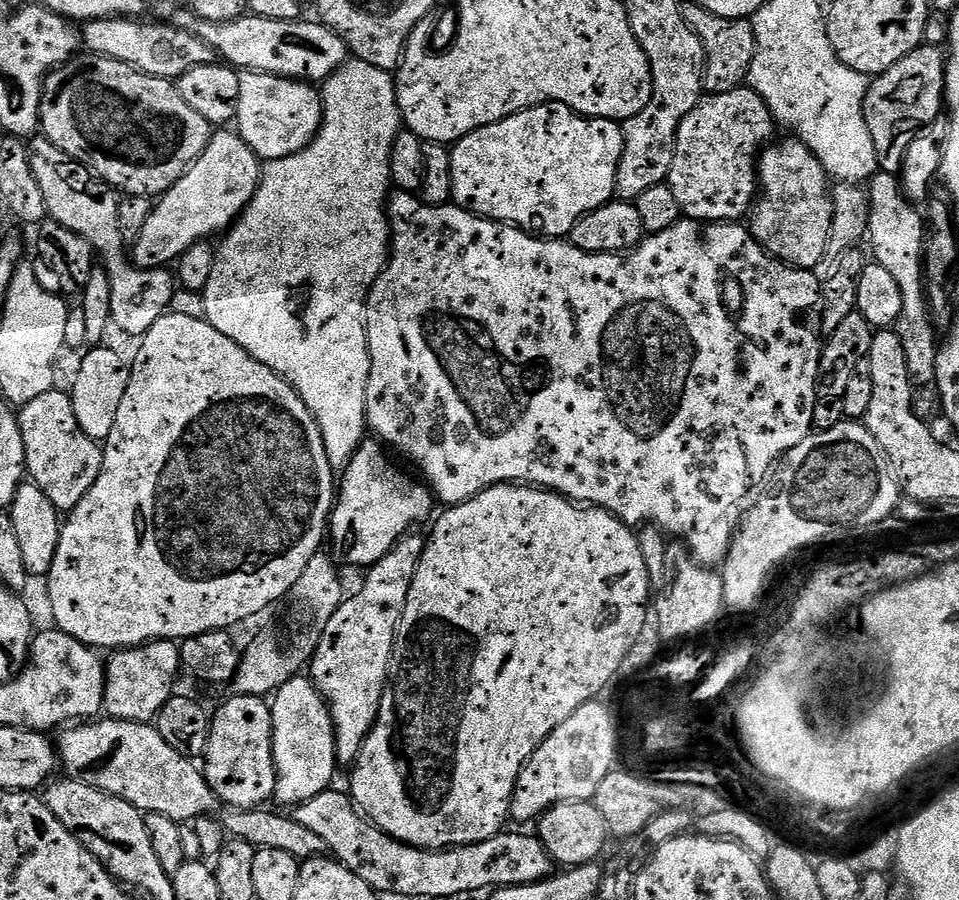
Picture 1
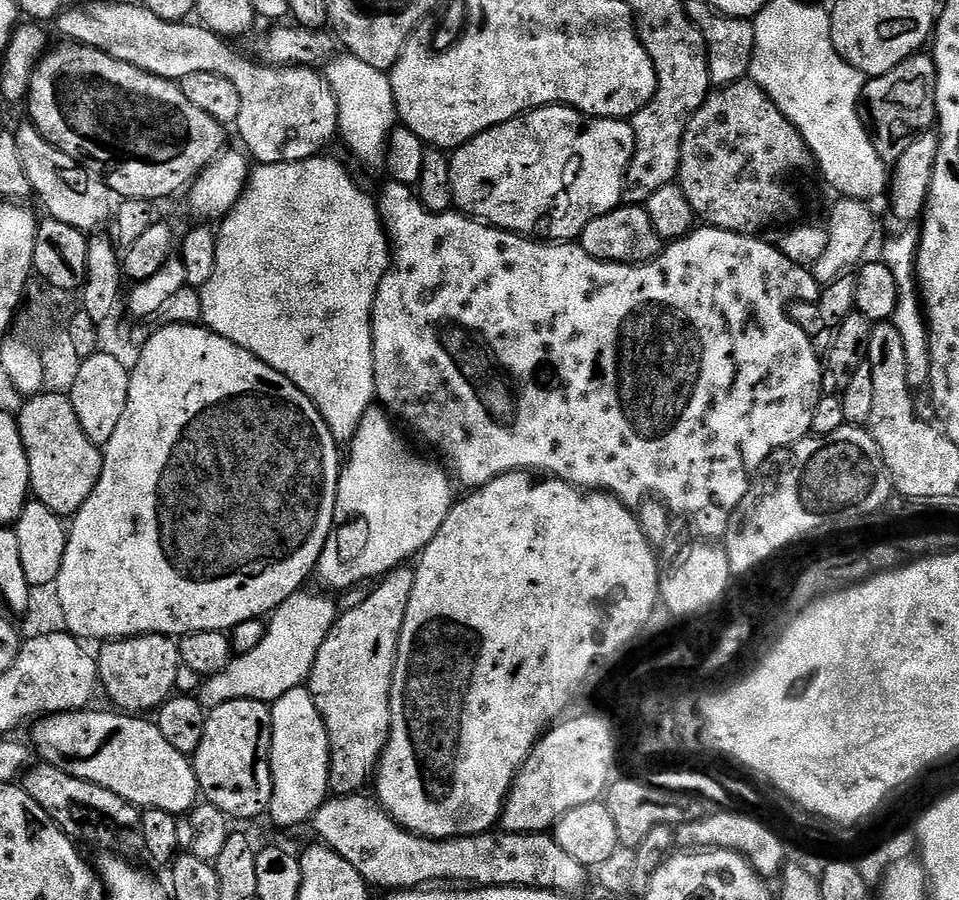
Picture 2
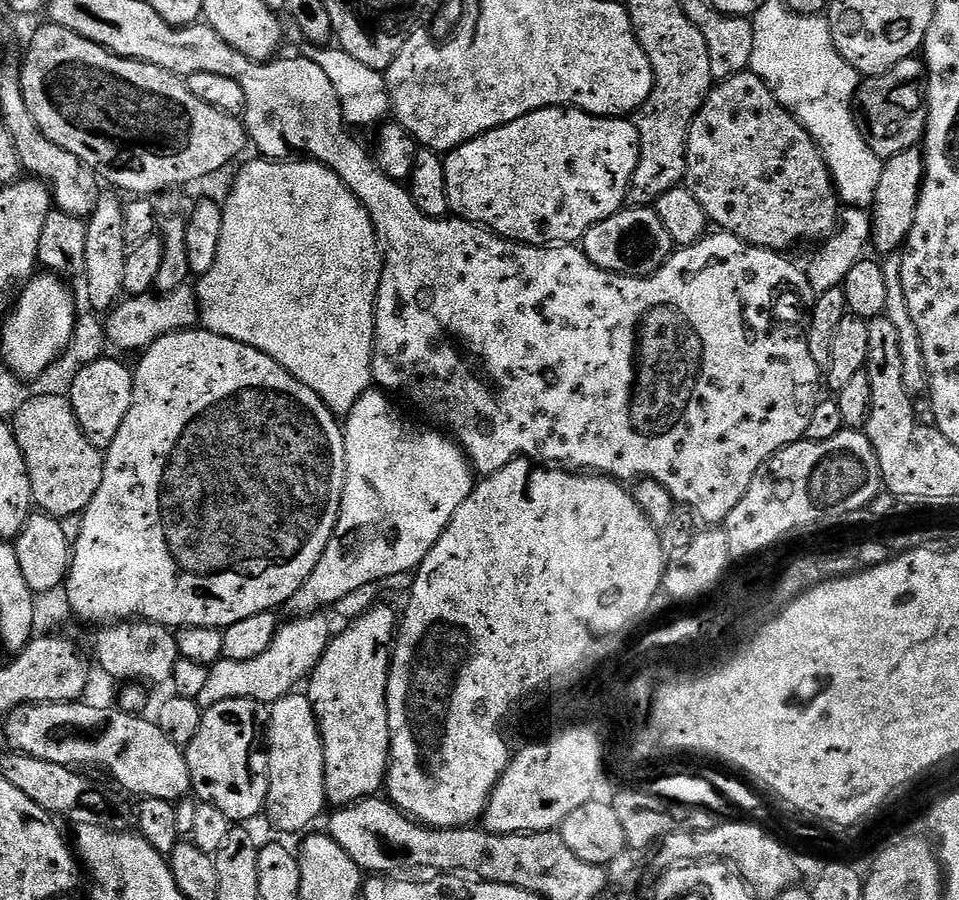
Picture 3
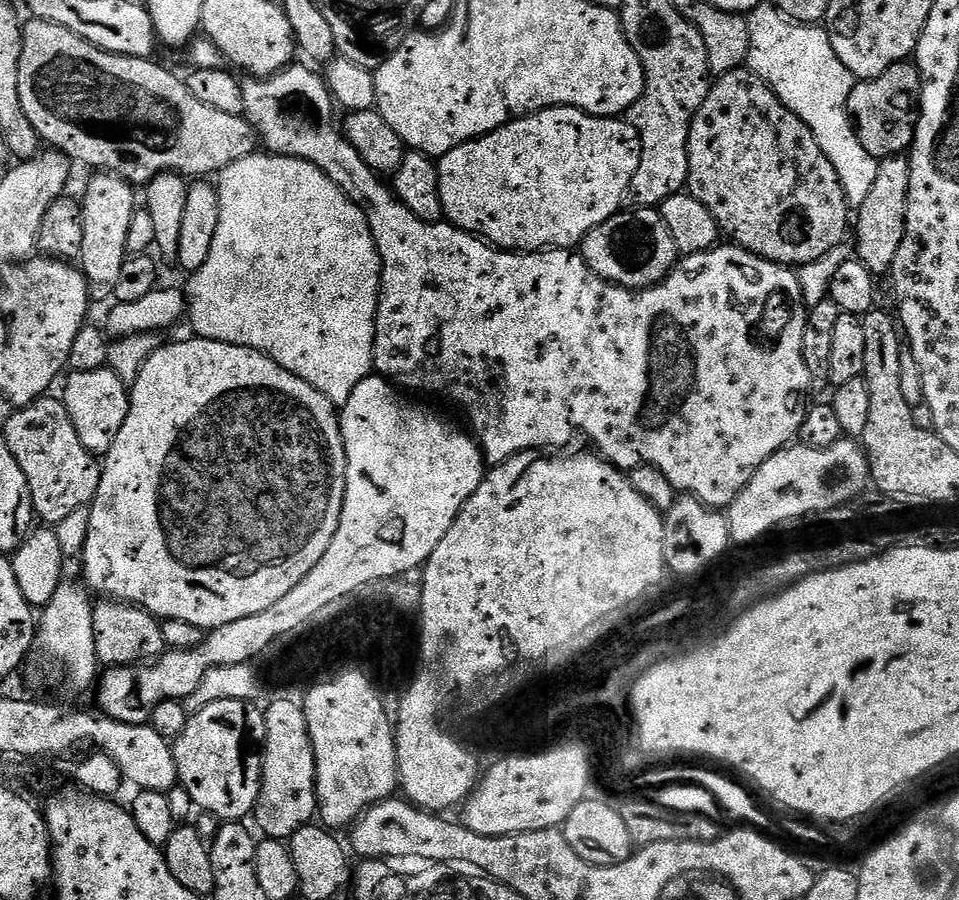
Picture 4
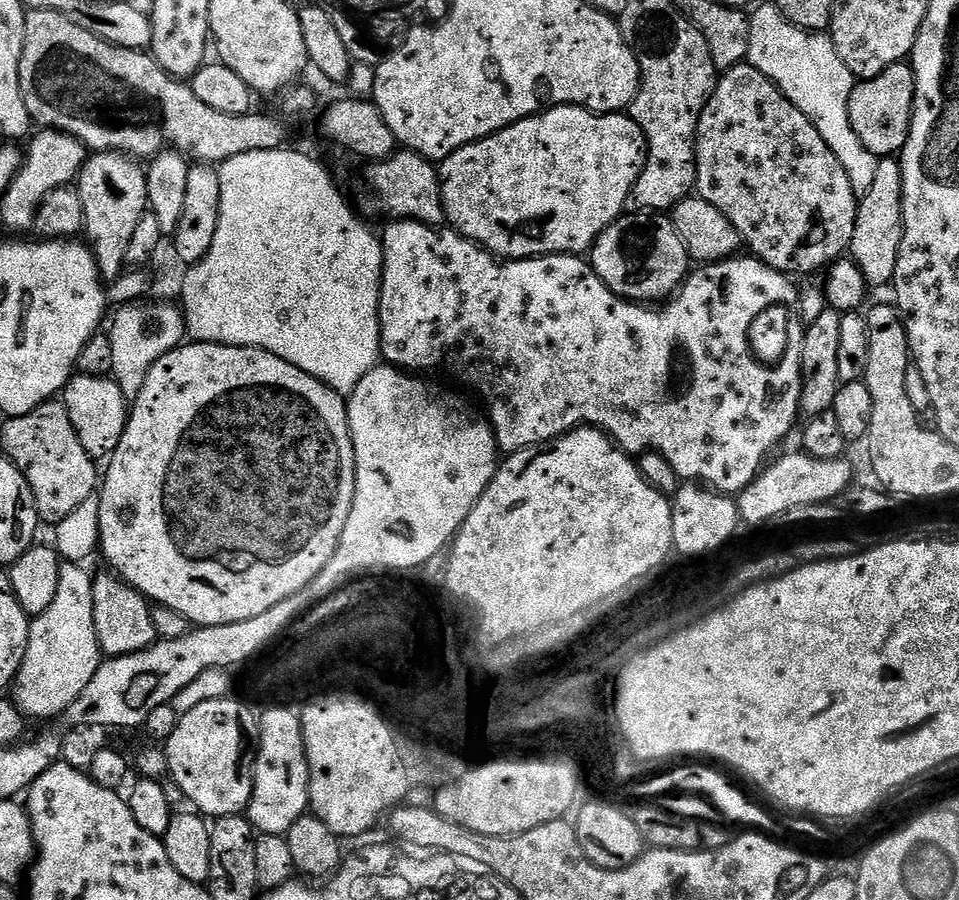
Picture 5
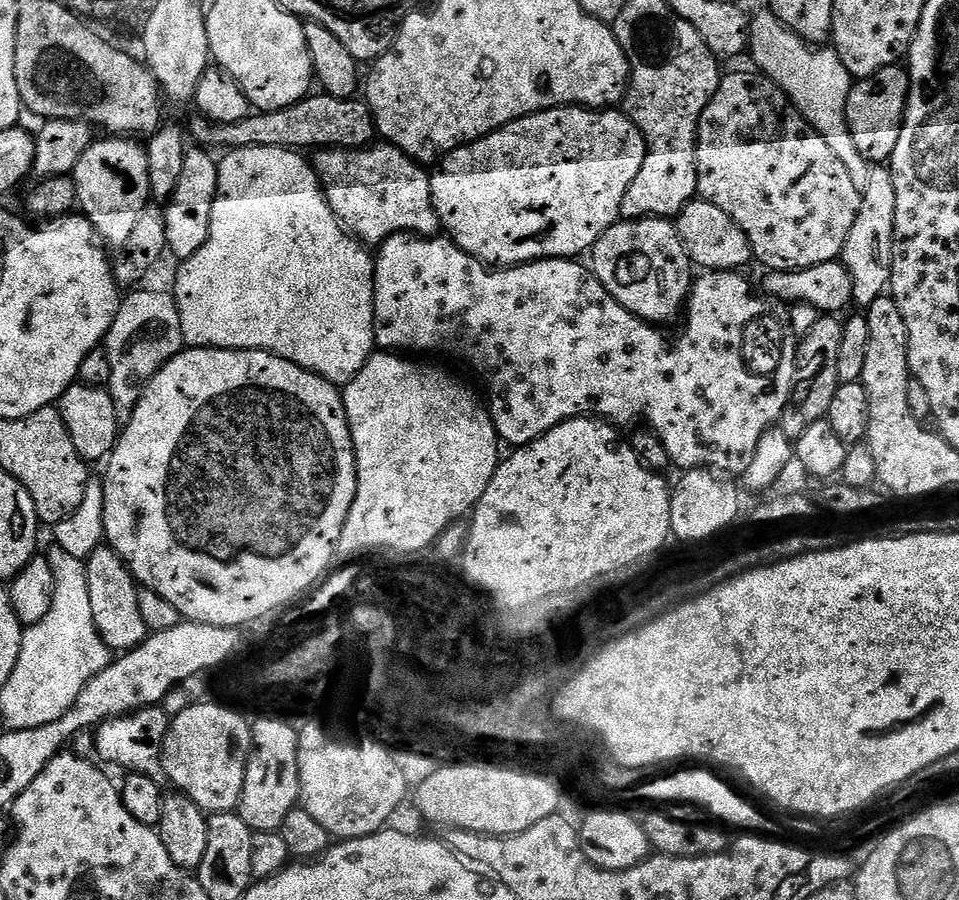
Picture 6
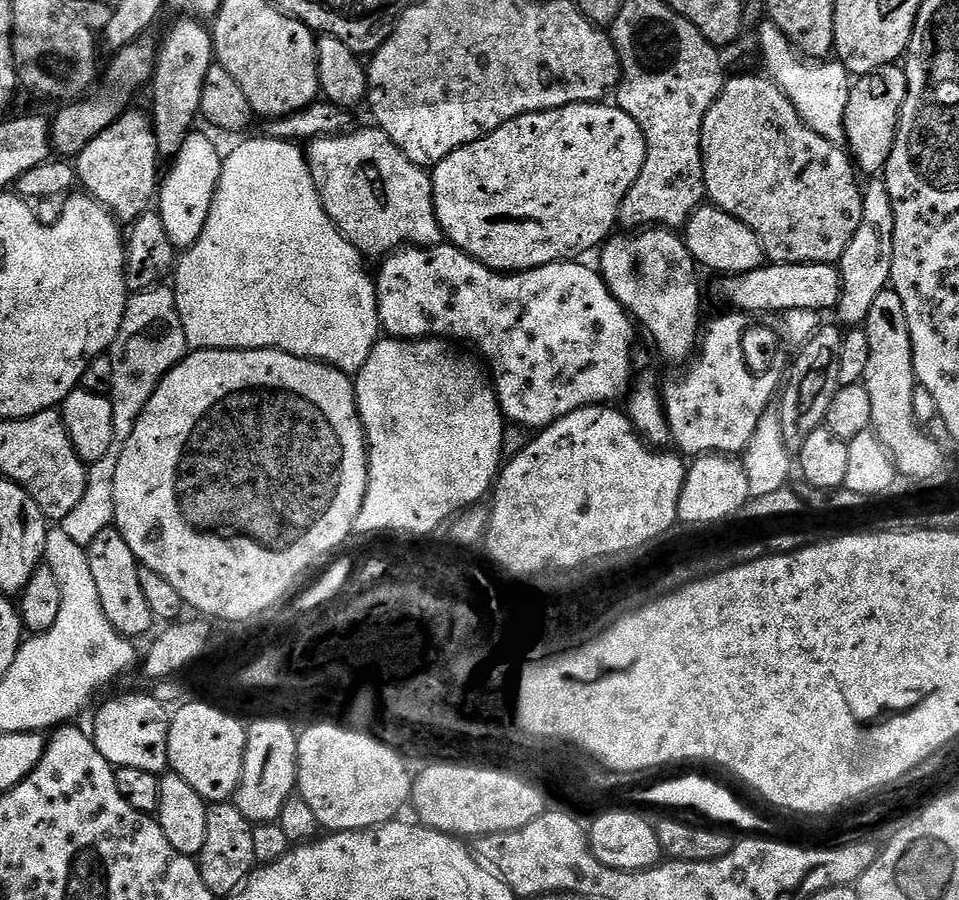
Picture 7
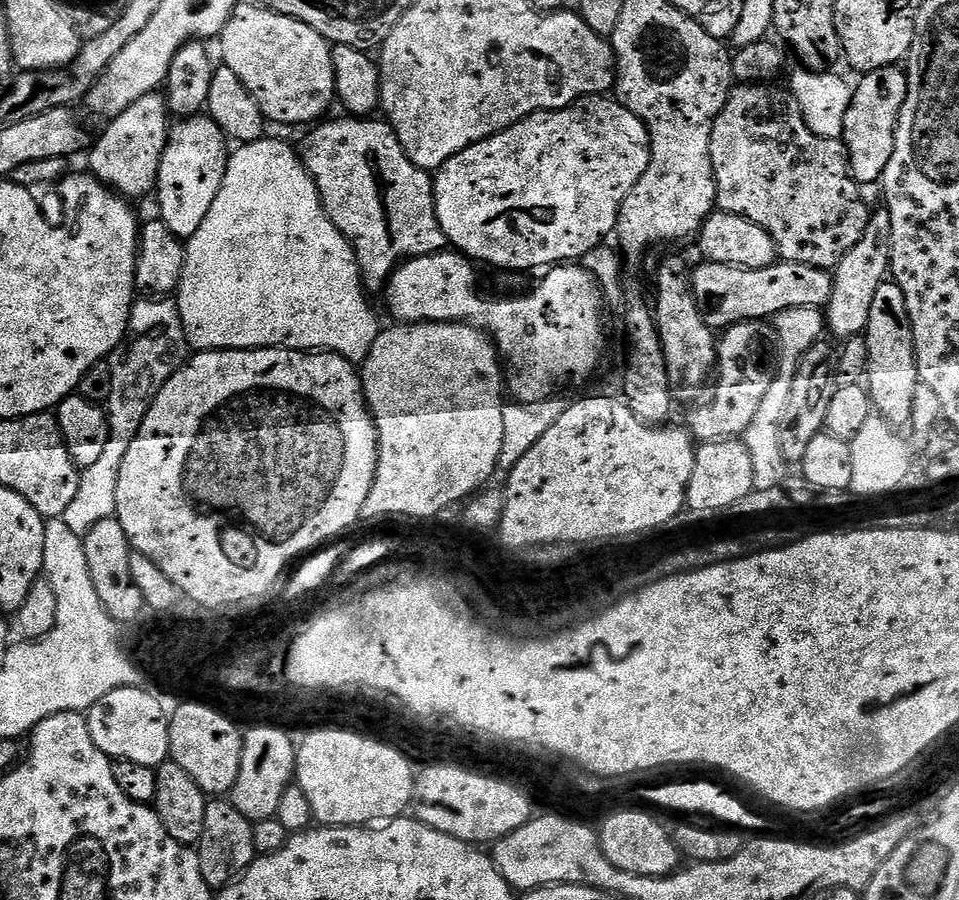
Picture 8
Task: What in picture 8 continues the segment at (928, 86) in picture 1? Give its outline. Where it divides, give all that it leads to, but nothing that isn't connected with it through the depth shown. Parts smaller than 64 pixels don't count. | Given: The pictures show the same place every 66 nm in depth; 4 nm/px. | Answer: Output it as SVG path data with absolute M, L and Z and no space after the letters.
M903 67L879 68L873 72L863 73L859 77L860 85L855 85L850 102L850 110L846 110L846 122L844 123L844 150L848 153L848 171L855 178L856 183L867 186L875 182L883 181L886 166L890 166L890 154L894 154L894 138L896 127L902 106L906 102L908 93L908 73Z

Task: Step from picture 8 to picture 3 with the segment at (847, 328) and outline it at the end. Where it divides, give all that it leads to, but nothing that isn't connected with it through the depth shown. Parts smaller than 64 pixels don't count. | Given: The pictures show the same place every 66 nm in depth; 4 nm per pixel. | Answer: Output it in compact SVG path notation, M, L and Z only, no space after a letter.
M919 147L910 150L902 150L902 154L894 154L887 157L883 161L884 169L879 179L877 193L870 205L870 215L872 219L872 237L871 247L877 248L882 255L888 256L899 253L904 247L904 240L910 234L910 230L914 226L914 210L918 206L918 198L920 197L920 186L924 181L924 154Z

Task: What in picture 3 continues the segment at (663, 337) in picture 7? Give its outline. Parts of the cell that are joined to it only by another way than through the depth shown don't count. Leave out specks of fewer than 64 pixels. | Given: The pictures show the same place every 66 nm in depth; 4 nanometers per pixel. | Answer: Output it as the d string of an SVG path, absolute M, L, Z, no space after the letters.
M625 206L619 212L610 214L610 218L586 230L582 247L594 266L623 276L654 274L674 251L670 234L666 234L666 226L662 226L662 218L658 218L655 207L652 206Z

